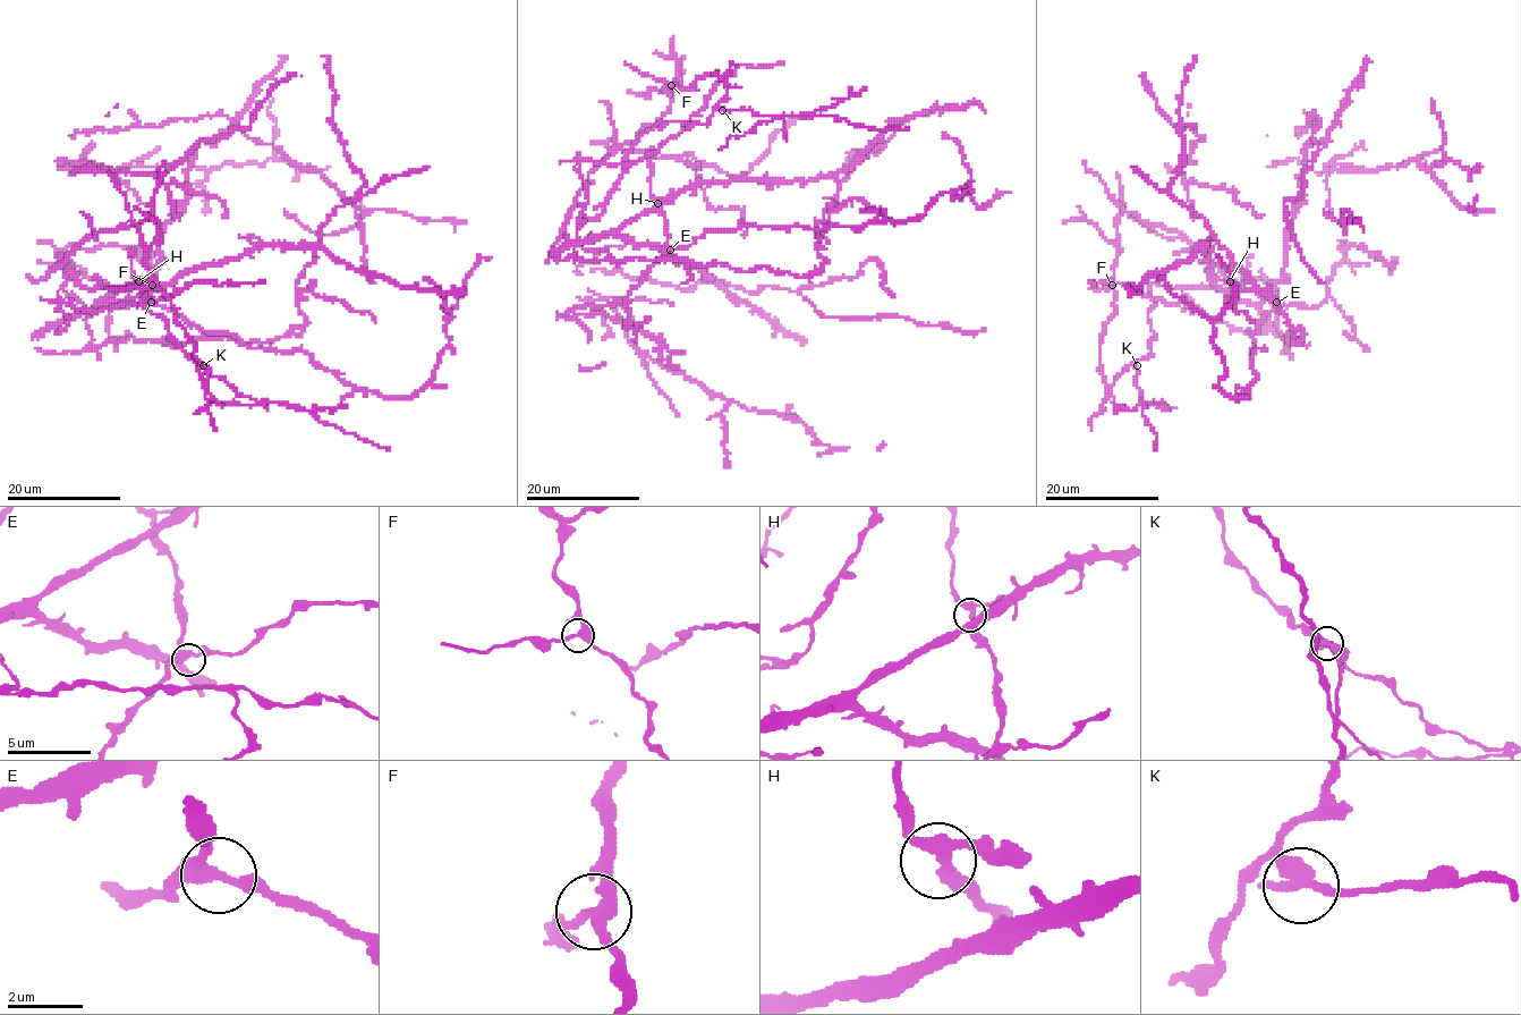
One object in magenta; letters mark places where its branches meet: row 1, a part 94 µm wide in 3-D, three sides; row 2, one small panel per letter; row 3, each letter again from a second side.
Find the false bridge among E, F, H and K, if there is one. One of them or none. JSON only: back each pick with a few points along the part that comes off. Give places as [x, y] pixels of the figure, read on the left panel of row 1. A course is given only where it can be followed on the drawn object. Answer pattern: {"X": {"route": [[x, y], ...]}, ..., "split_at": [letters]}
{"K": {"route": [[203, 366], [244, 396], [308, 409], [320, 421], [334, 424], [362, 440], [390, 449]]}, "split_at": ["K"]}

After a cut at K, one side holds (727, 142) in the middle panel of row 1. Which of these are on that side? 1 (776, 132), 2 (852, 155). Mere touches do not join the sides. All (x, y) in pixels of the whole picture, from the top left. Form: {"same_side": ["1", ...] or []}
{"same_side": []}

